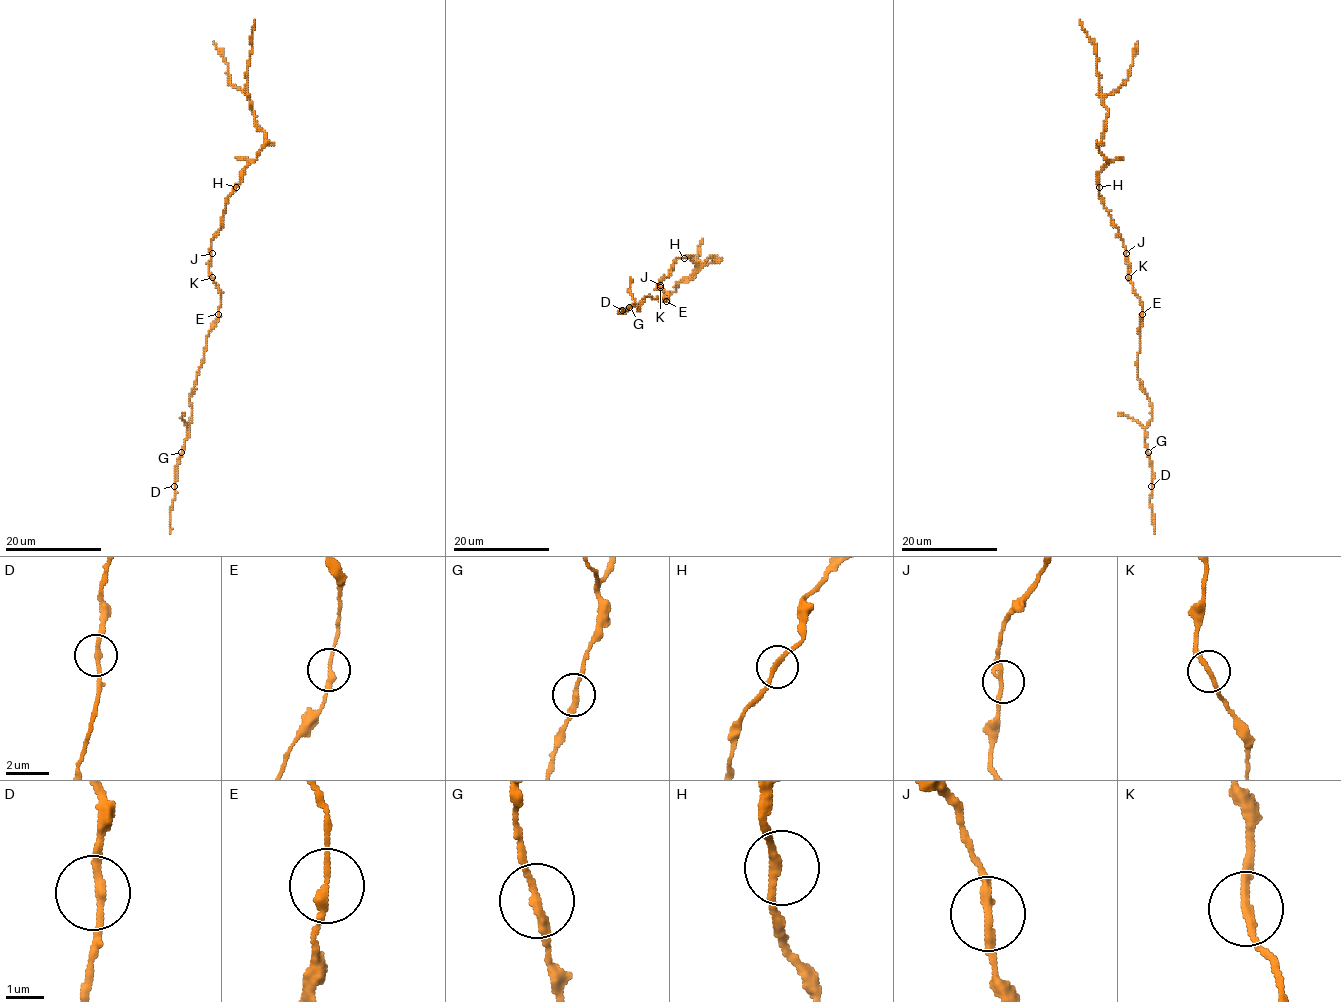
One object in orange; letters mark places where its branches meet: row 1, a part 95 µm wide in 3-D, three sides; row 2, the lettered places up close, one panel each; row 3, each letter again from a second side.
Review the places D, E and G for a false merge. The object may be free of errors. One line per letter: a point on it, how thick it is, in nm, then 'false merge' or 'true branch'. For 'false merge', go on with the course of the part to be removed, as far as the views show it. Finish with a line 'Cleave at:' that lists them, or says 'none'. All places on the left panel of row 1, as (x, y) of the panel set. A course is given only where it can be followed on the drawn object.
D: at (174, 486); 220 nm thick; true branch
E: at (218, 314); 220 nm thick; true branch
G: at (181, 452); 200 nm thick; true branch
Cleave at: none

